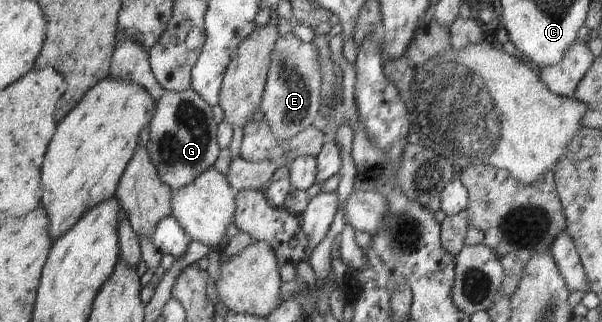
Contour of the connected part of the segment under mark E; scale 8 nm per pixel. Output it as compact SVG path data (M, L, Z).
M292 32L278 36L271 53L269 70L258 109L264 113L263 119L268 122L270 131L277 140L294 137L312 126L316 116L320 115L323 66L313 43L303 42Z

